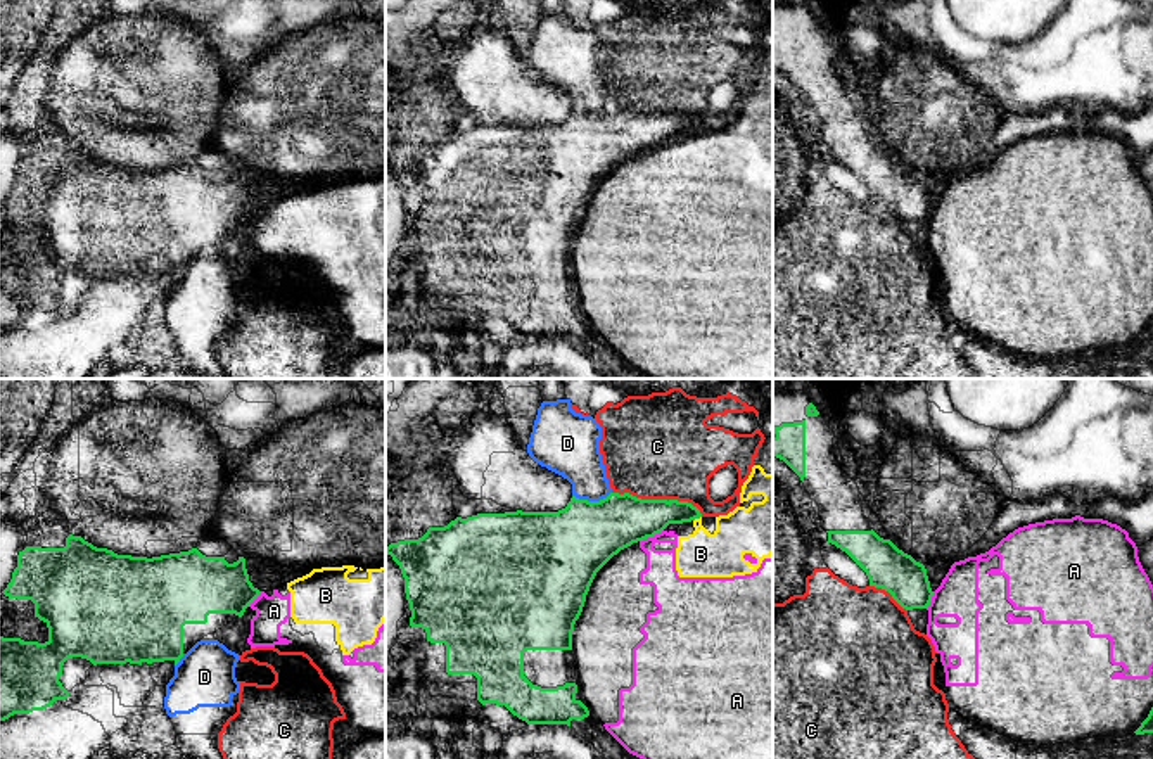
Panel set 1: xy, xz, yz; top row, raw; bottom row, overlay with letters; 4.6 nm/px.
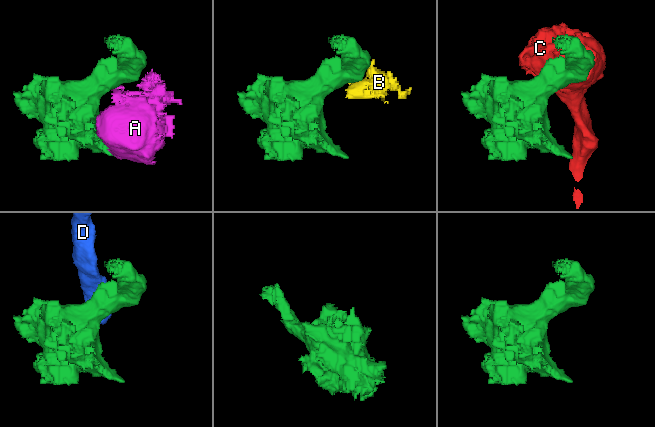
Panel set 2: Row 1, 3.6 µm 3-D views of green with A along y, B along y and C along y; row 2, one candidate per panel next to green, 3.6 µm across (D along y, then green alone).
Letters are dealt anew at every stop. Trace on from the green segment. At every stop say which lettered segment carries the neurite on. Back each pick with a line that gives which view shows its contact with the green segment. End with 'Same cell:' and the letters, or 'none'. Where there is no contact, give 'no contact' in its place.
Same cell: none

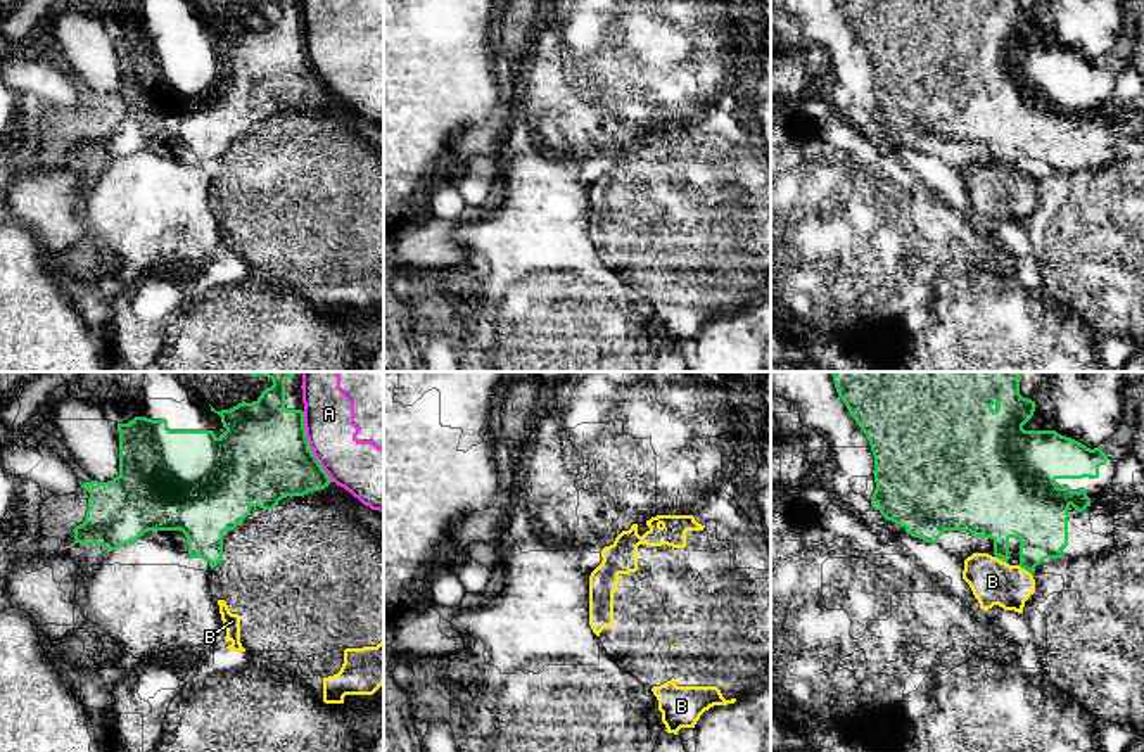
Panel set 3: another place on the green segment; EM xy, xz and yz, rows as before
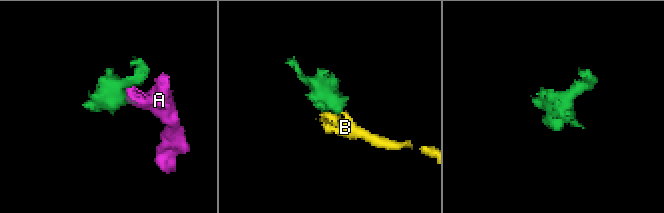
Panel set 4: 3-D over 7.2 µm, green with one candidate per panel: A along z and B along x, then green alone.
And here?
Same cell: none

